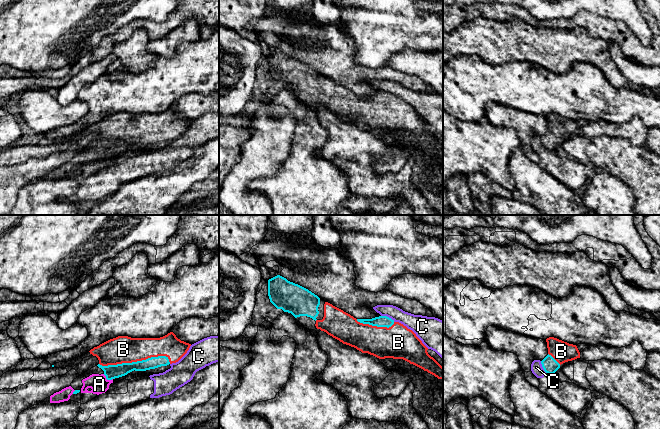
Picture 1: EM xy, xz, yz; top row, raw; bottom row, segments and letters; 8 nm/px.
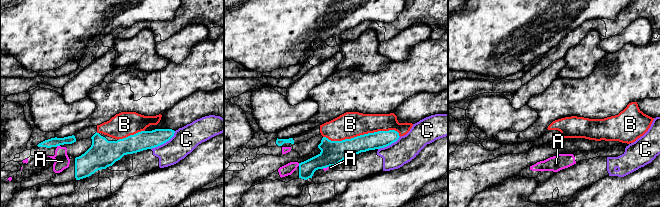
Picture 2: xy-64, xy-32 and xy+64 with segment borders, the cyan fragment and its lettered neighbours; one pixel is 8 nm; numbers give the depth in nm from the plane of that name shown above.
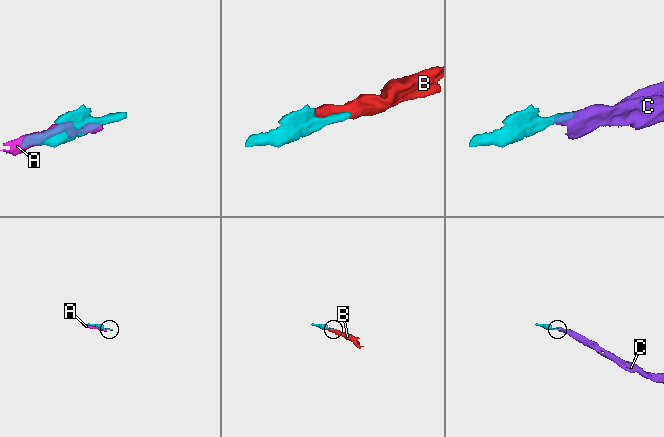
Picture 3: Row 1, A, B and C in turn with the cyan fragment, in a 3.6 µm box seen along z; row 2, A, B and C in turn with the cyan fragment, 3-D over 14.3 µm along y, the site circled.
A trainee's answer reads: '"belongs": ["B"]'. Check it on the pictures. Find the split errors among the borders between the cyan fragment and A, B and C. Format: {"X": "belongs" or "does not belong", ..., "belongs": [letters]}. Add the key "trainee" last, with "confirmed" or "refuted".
{"A": "does not belong", "B": "belongs", "C": "does not belong", "belongs": ["B"], "trainee": "confirmed"}

